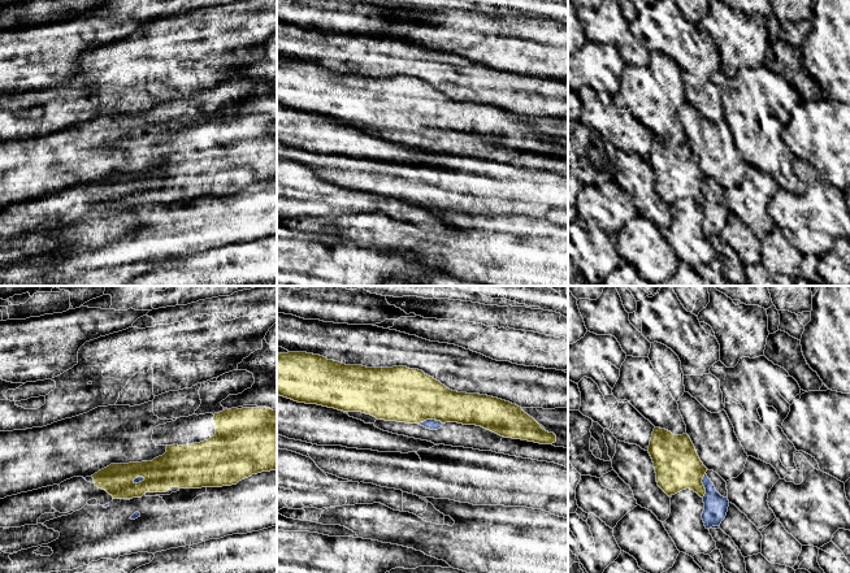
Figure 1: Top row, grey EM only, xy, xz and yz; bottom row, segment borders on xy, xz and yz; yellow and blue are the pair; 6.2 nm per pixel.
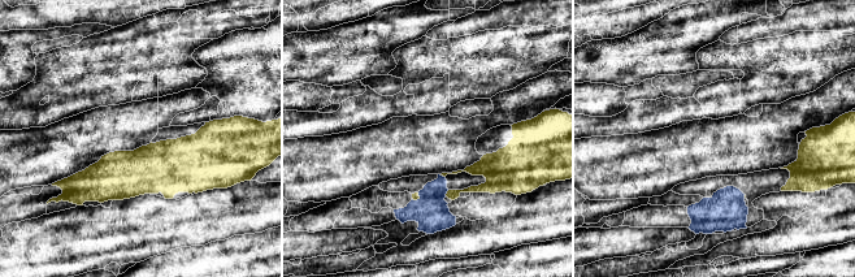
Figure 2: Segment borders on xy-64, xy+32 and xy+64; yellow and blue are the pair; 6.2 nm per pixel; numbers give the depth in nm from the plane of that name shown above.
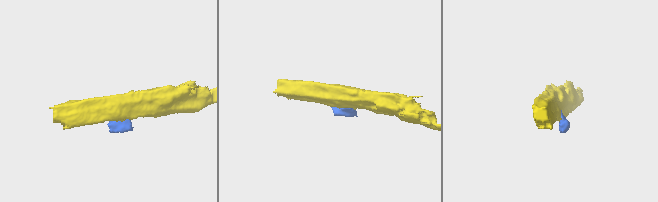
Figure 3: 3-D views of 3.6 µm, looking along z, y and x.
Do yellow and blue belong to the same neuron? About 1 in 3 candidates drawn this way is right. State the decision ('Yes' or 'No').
No

